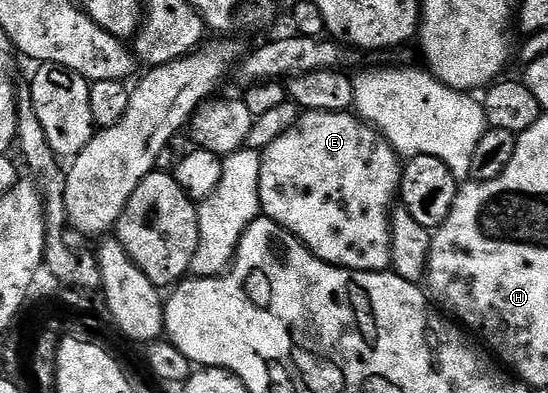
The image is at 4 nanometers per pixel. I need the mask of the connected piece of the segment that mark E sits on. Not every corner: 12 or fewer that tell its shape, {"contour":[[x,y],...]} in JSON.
{"contour":[[308,109],[261,152],[259,205],[321,260],[392,265],[396,154]]}

